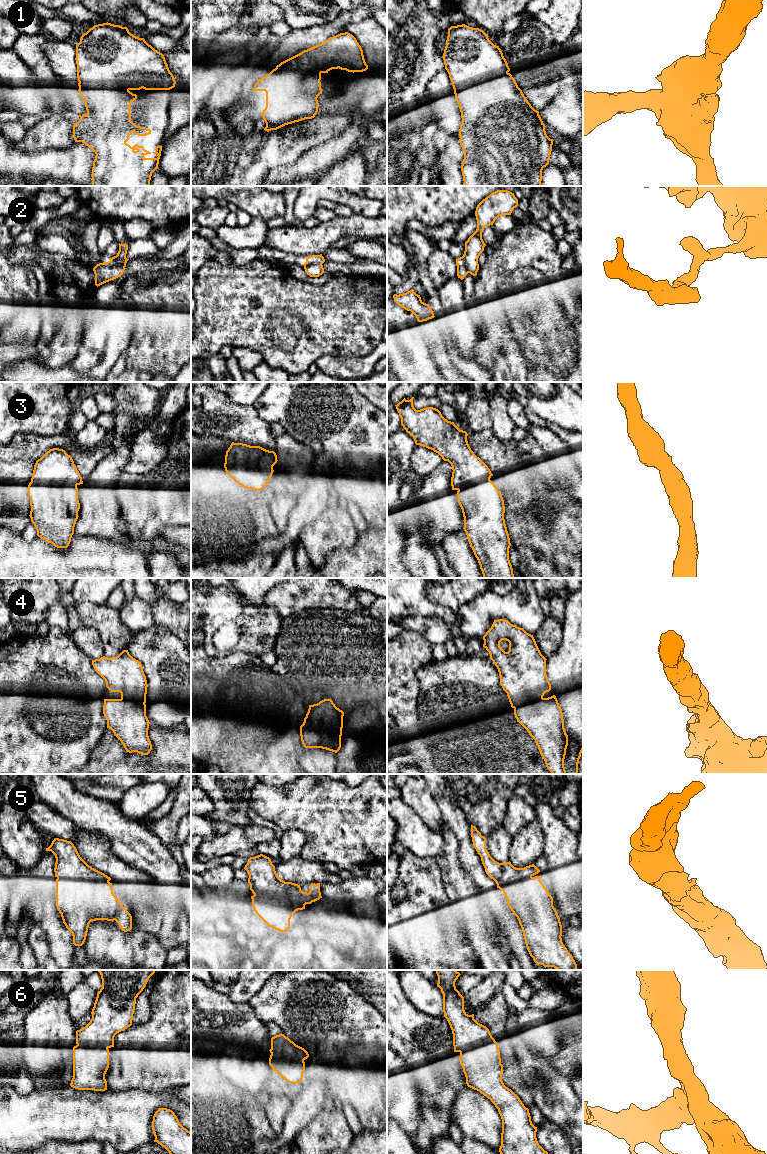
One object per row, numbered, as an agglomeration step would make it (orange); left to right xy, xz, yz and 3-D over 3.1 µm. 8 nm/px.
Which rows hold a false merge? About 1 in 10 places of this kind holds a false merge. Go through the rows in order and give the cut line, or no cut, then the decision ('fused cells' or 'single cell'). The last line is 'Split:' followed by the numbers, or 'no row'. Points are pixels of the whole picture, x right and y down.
1: no cut; single cell
2: cut in xy along (126, 258), (121, 263), (110, 260); fused cells
3: no cut; single cell
4: no cut; single cell
5: no cut; single cell
6: no cut; single cell
Split: 2

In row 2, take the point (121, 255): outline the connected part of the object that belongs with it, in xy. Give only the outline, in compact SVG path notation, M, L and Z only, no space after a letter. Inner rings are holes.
M119 243L119 251L118 251L117 255L110 258L110 261L117 261L120 264L124 263L124 261L126 259L127 250L128 250L127 244Z

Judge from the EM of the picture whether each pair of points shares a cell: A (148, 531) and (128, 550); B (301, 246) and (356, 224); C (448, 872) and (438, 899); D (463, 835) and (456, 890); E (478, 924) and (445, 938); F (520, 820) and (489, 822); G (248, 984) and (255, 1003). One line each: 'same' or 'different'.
A: different
B: same
C: different
D: different
E: different
F: different
G: different

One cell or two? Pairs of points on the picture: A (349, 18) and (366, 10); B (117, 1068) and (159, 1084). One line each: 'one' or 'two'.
A: one
B: one

